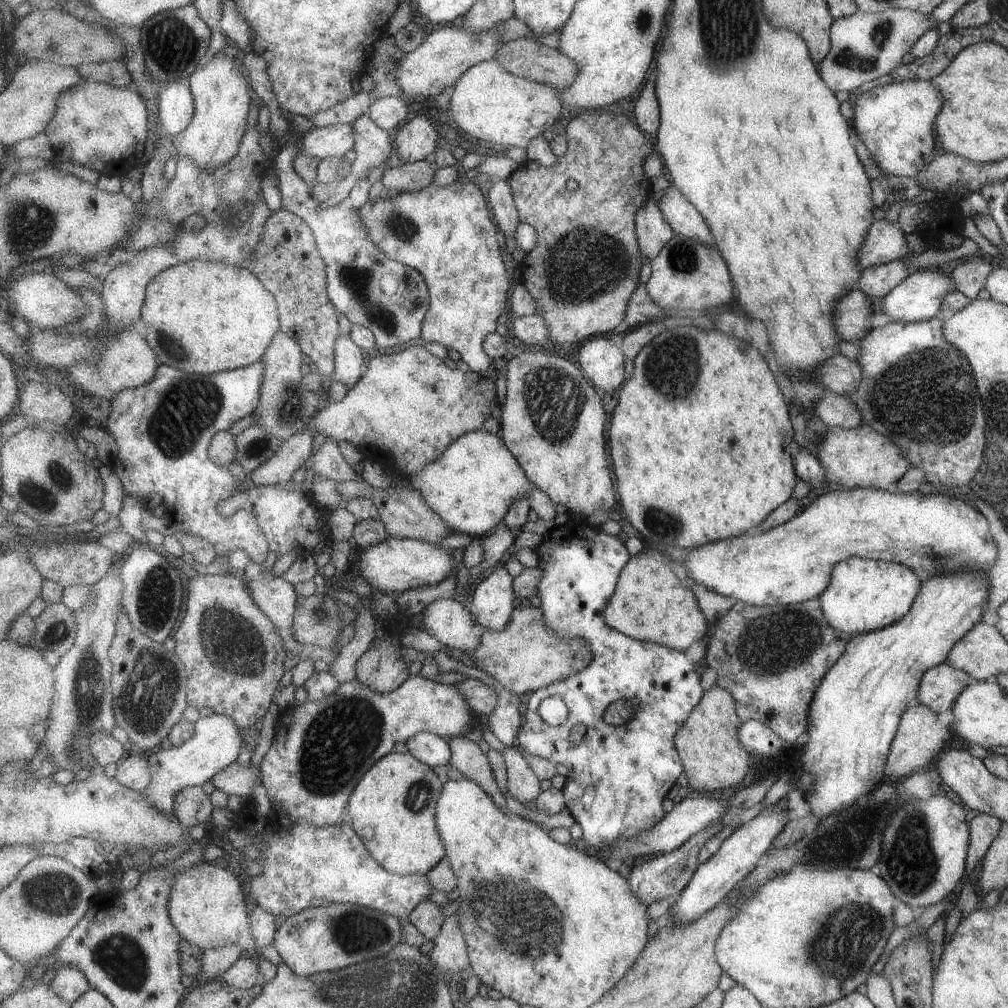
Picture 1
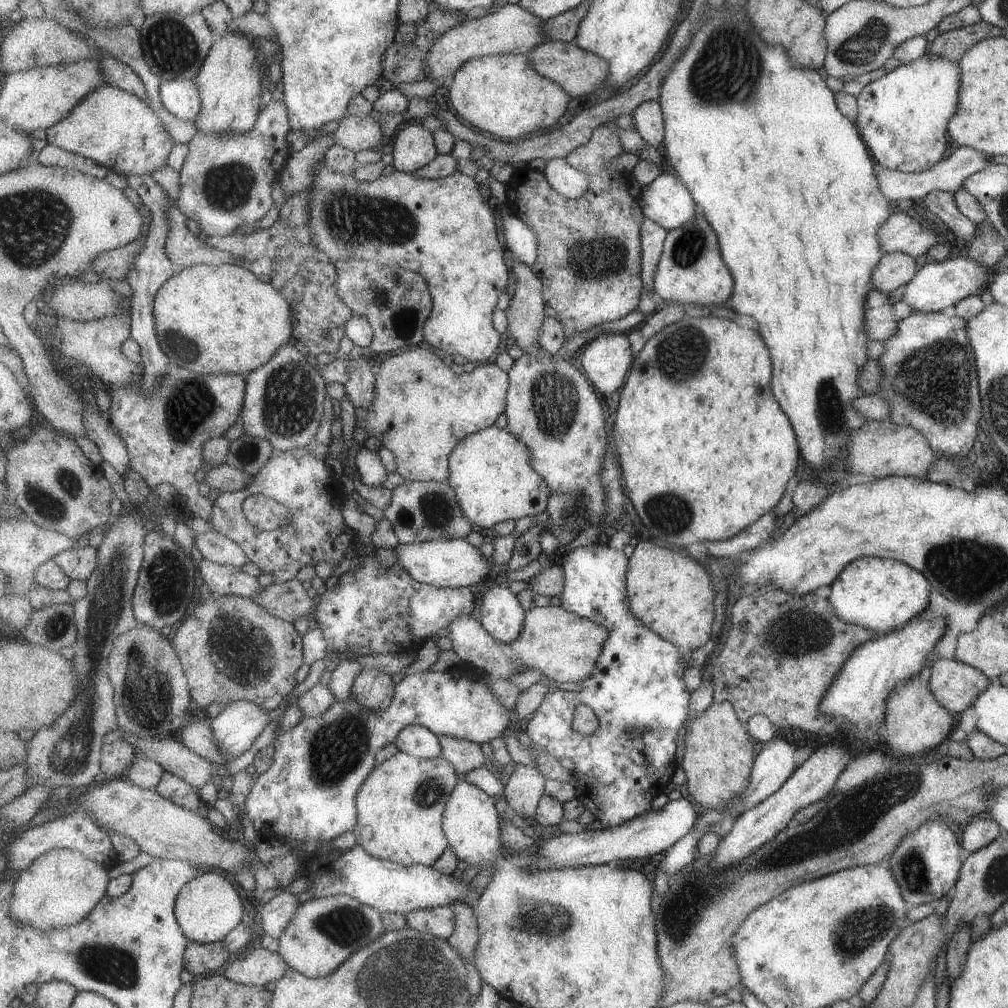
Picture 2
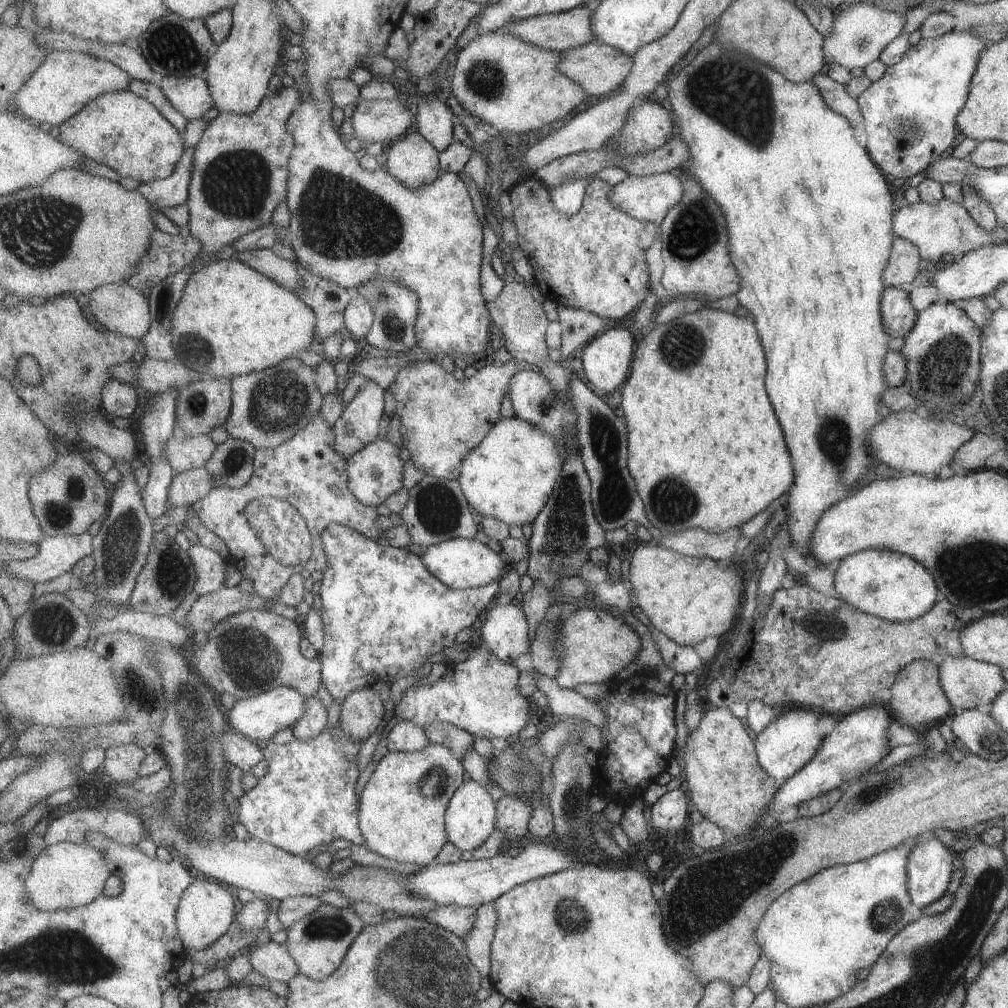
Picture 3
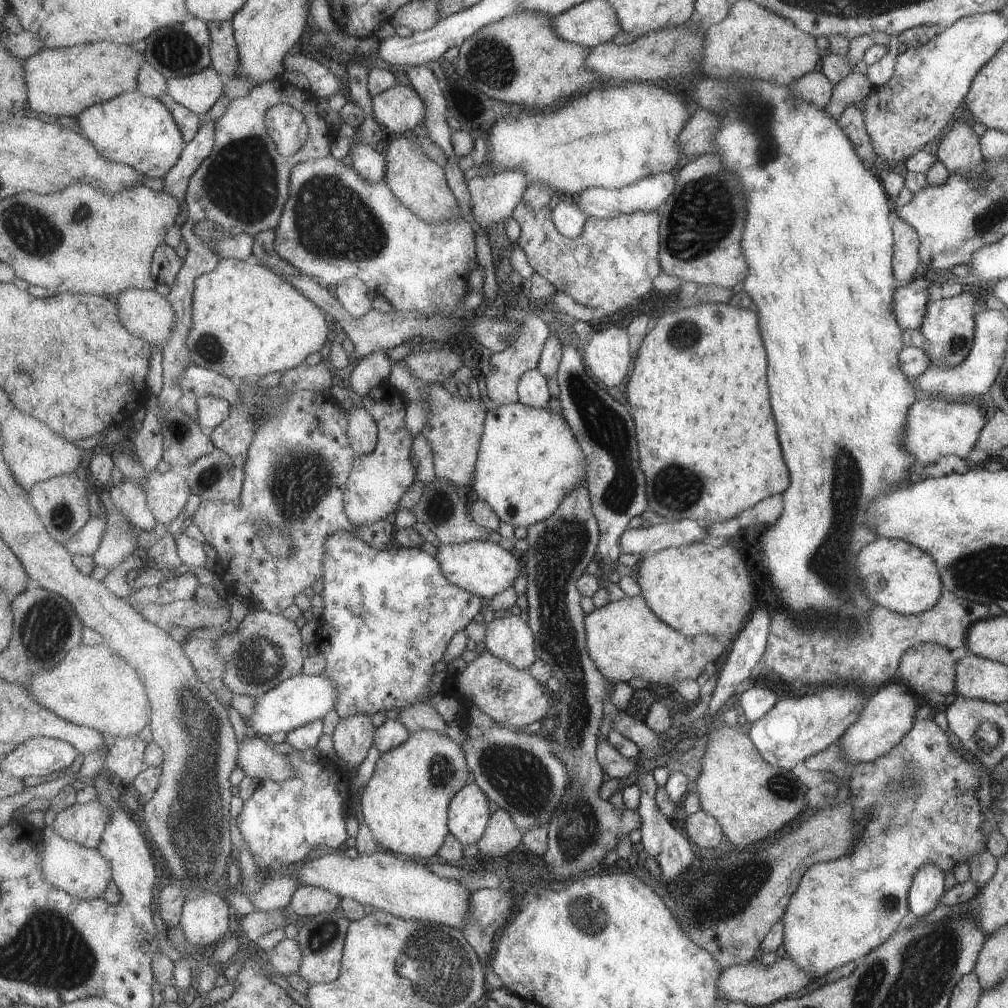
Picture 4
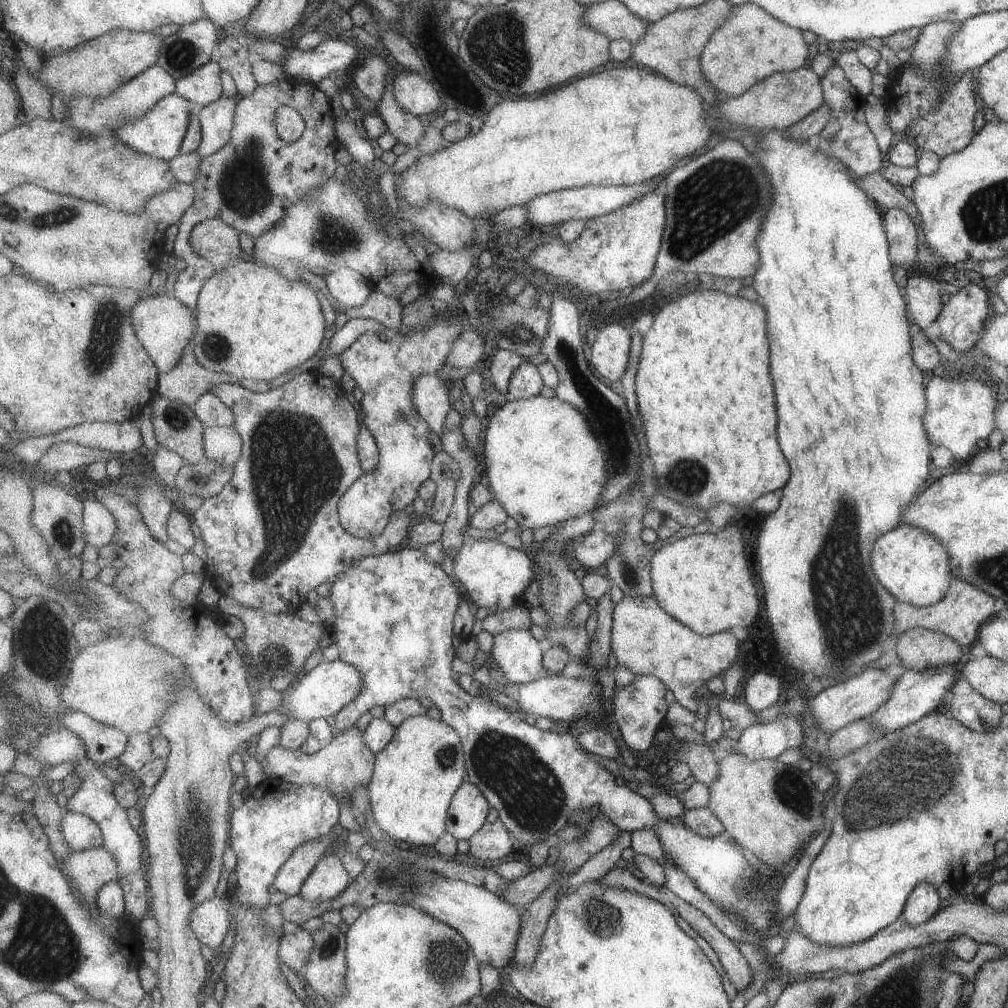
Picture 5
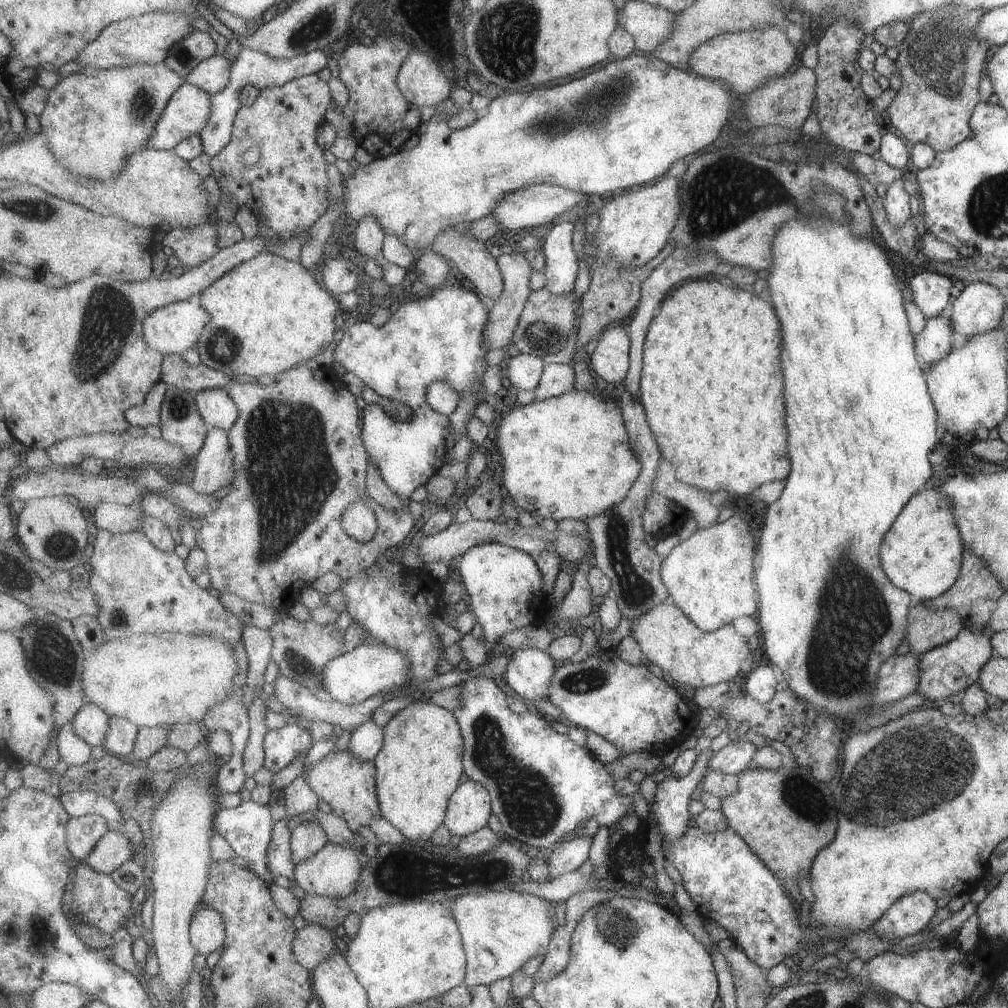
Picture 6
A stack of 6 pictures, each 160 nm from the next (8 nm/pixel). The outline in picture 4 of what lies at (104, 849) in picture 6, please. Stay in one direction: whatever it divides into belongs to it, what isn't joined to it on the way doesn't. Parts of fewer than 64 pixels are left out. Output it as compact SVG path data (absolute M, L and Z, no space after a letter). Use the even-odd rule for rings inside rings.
M53 825L45 828L43 832L45 851L41 870L43 870L45 880L55 888L65 890L70 897L77 900L102 899L109 884L114 881L110 861L98 849L62 838L55 832Z

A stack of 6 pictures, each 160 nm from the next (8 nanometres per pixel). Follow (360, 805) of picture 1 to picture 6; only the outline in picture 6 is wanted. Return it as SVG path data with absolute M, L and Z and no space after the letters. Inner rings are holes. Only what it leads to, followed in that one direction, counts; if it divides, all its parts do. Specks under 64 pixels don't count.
M417 699L383 727L385 742L381 752L374 758L378 773L377 792L383 818L396 826L407 839L431 840L434 832L444 823L453 793L461 784L464 767L465 739L456 714L429 700Z

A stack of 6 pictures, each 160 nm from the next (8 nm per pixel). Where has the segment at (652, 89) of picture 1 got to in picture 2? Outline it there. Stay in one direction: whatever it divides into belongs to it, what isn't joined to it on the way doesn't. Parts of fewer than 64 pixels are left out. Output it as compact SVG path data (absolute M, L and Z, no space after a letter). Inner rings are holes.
M647 101L634 112L635 128L653 147L661 146L666 137L664 110L660 101Z

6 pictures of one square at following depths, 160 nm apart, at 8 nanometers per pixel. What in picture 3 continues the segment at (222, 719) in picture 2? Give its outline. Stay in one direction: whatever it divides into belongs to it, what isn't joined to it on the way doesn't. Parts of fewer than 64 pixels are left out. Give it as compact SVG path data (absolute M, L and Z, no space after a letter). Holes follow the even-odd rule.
M281 685L256 697L238 699L231 711L227 712L230 728L252 738L254 741L271 741L283 729L293 729L304 717L307 700L307 695L289 685Z

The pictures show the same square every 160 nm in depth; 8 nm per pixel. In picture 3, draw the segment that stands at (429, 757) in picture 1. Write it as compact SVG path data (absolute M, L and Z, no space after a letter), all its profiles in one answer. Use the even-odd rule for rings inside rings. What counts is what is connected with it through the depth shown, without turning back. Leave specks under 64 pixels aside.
M399 720L387 737L387 751L411 751L424 749L430 742L426 730L413 721Z

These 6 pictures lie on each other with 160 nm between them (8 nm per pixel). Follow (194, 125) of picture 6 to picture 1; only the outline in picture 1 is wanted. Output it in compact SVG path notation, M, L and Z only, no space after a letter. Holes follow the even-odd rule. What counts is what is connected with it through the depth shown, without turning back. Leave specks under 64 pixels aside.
M81 82L61 94L55 118L44 133L51 141L55 159L75 162L101 175L121 178L142 163L143 150L147 150L147 138L152 127L149 111L139 91L133 92L105 82Z

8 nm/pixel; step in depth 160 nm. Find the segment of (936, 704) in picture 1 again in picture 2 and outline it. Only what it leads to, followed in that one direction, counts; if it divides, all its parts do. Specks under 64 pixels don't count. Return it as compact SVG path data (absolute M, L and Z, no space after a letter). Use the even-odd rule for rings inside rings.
M946 658L931 666L928 676L934 698L955 716L971 707L992 682L977 667Z

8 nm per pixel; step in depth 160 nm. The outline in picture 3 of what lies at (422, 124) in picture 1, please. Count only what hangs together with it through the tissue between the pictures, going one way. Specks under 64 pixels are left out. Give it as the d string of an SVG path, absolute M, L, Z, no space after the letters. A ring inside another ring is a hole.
M416 128L390 145L387 169L413 190L434 183L443 175L439 150Z

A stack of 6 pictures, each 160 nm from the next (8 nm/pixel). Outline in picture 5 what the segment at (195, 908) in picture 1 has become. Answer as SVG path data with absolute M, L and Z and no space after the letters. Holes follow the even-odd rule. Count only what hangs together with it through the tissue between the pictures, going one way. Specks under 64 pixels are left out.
M216 895L204 901L192 912L192 929L202 944L218 952L229 932L229 895Z

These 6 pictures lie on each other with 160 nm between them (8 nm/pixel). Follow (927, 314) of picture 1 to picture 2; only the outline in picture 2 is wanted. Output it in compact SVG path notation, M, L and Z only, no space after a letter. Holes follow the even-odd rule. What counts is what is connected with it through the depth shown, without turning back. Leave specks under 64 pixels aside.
M969 257L945 259L943 262L924 264L915 276L906 283L902 300L911 305L913 312L948 311L956 302L971 295L981 294L989 284L992 275L1000 266L989 270L980 262Z

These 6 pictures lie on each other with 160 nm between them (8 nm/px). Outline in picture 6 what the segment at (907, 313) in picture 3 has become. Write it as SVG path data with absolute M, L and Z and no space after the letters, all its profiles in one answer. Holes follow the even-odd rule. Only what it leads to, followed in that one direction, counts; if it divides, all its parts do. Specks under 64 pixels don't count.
M935 270L919 272L907 280L912 291L912 300L926 319L941 314L947 300L951 280Z

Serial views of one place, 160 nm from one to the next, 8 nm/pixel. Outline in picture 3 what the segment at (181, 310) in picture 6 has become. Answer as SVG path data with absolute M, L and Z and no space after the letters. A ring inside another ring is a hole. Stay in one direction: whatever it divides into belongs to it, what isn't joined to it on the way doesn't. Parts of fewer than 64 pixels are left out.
M129 284L103 285L82 300L90 316L97 321L99 326L109 331L143 340L152 328L153 314L150 298L145 296L140 288Z

